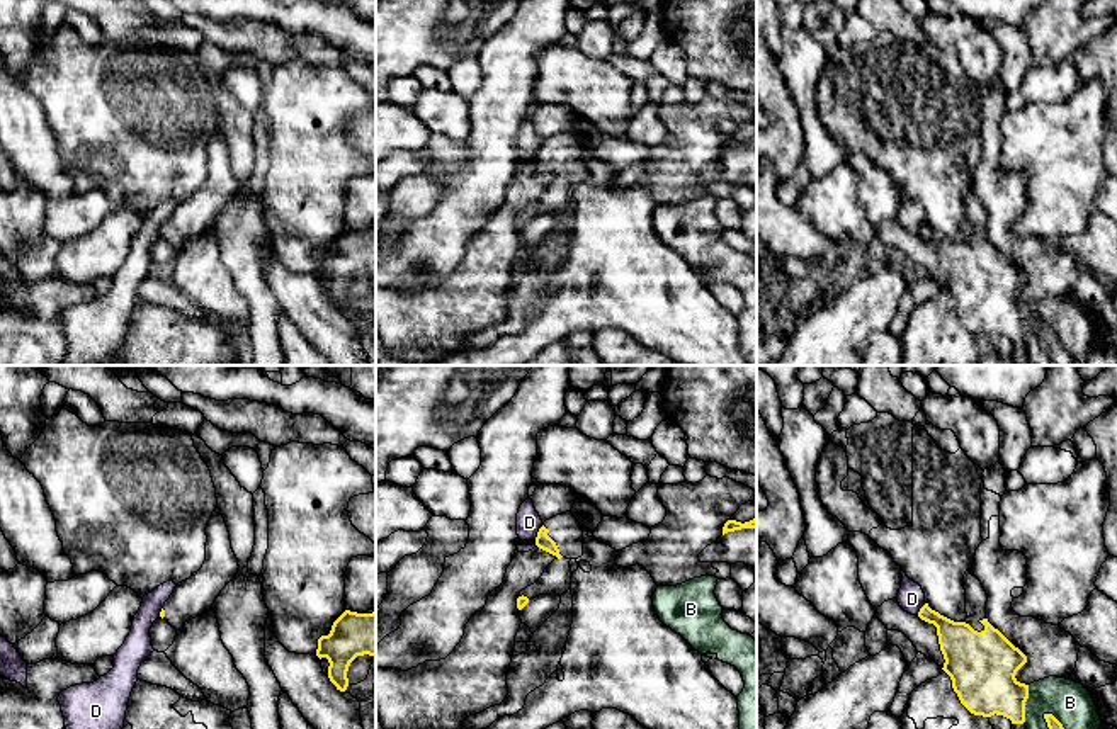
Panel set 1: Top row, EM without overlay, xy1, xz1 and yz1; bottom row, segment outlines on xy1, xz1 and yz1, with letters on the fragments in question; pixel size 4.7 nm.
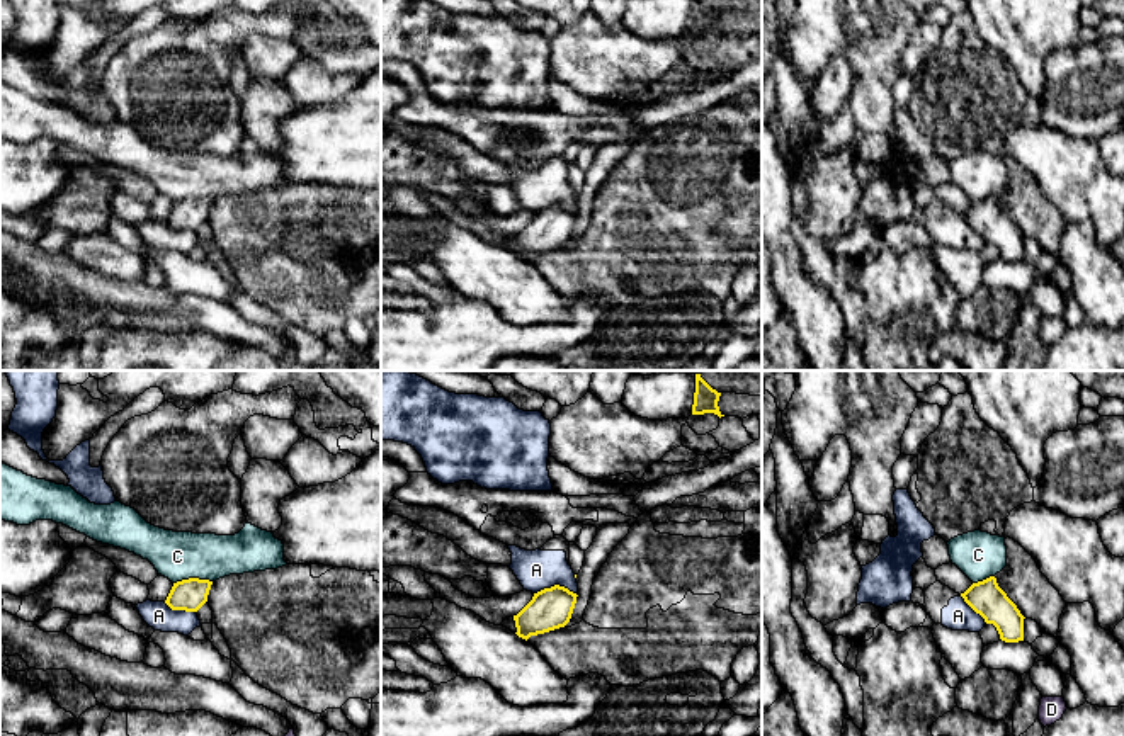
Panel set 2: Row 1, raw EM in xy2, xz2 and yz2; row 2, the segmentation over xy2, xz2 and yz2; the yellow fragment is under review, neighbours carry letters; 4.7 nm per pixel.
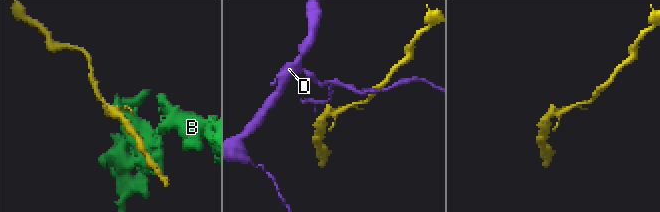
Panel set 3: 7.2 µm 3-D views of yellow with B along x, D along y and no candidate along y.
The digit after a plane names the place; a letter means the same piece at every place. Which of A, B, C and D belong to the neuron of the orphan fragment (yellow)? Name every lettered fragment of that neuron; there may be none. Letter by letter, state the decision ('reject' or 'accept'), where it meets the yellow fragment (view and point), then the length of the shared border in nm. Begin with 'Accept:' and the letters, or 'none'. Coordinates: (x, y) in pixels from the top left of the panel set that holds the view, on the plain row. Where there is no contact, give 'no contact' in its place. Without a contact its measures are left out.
Accept: none
A: reject; meets yellow in xz2 at (556, 204); contact 200 nm long
B: reject; meets yellow in yz1 at (1024, 323); contact 190 nm long
C: reject; meets yellow in xy2 at (193, 198); contact 180 nm long
D: reject; meets yellow in xz1 at (538, 152); contact 80 nm long

